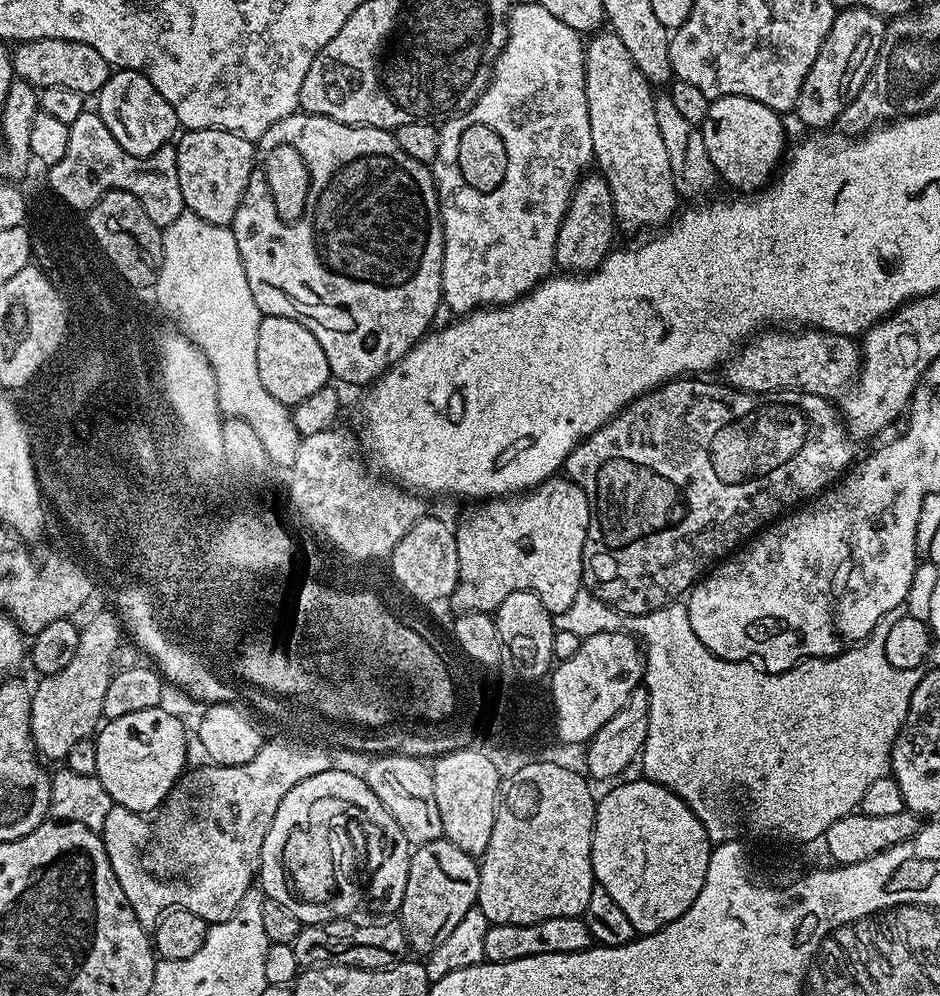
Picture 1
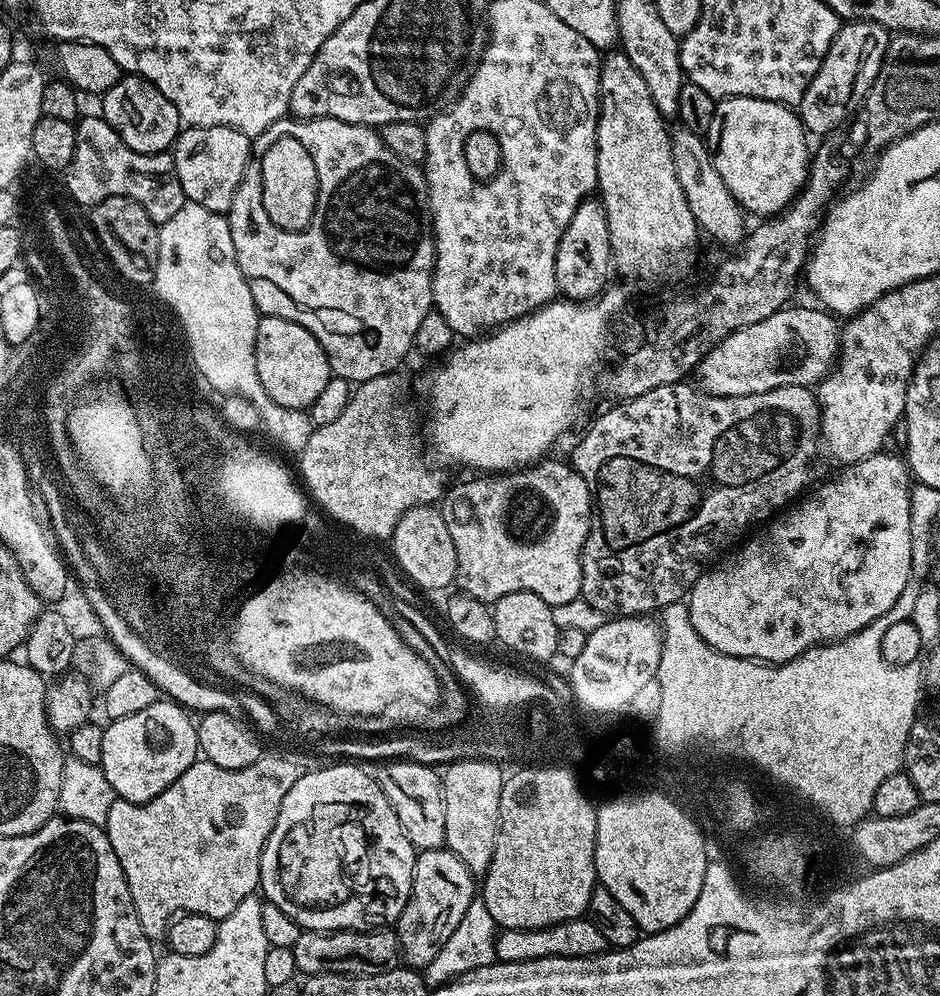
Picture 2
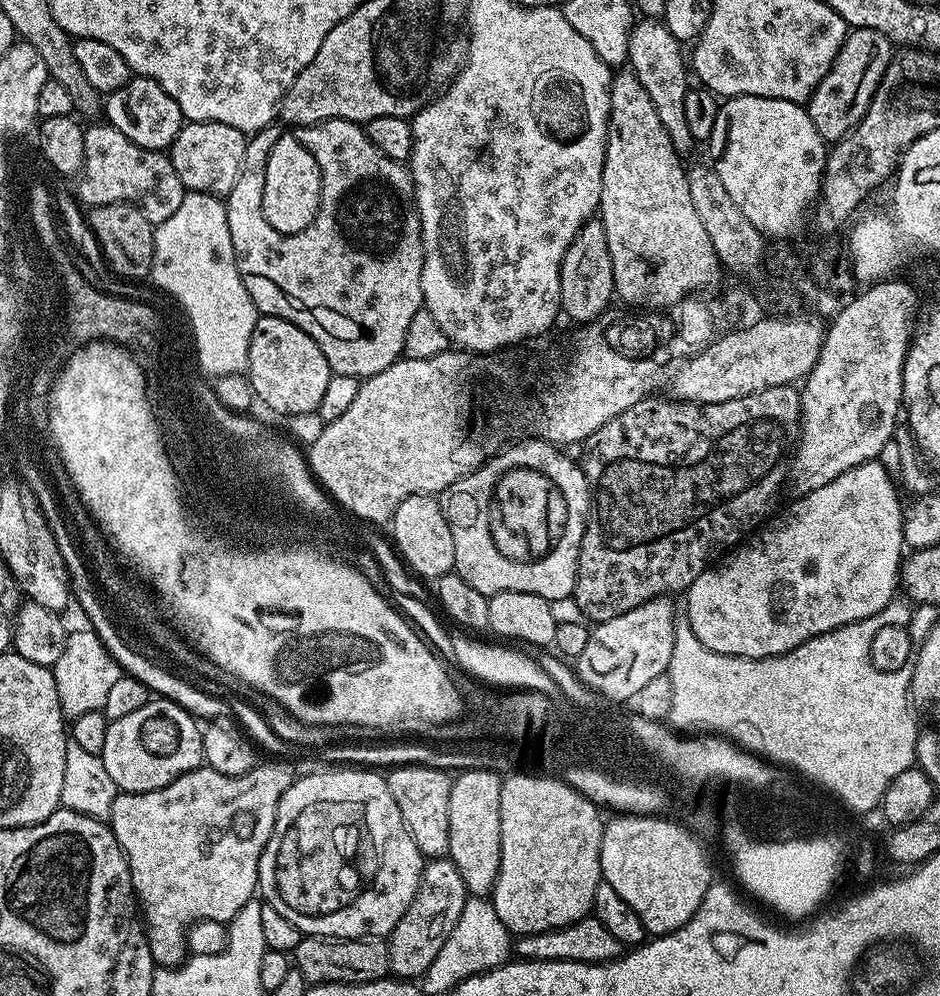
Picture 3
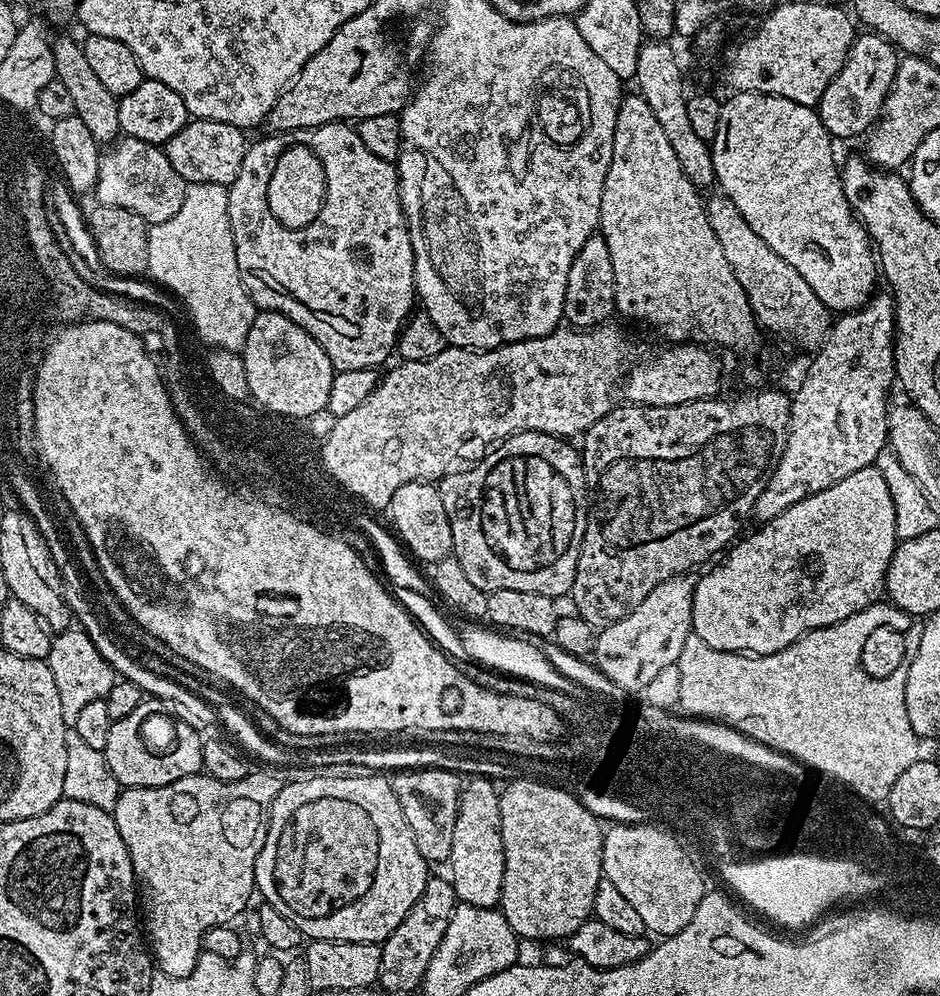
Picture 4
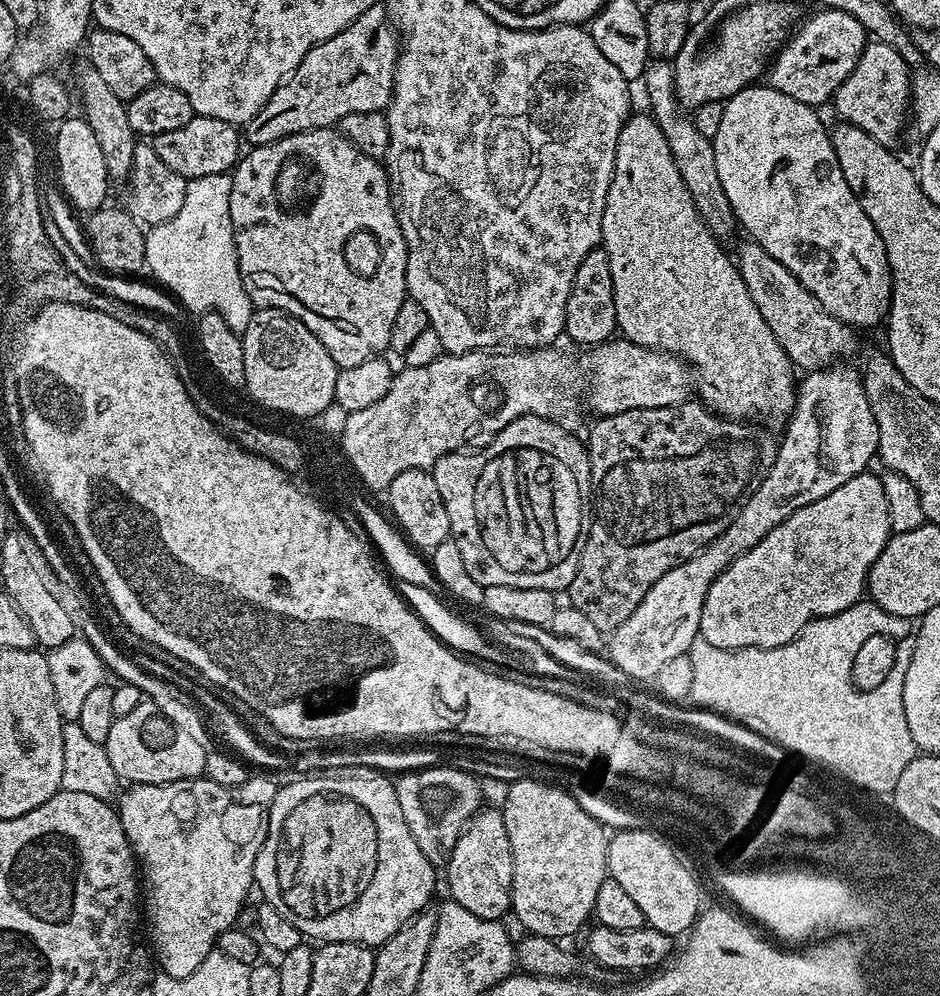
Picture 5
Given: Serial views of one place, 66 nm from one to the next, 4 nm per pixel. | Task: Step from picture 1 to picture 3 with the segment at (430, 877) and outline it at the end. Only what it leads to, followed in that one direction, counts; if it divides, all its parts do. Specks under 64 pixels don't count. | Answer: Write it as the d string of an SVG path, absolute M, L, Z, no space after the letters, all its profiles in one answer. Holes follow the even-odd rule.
M432 858L425 863L424 873L420 875L420 885L414 894L414 902L402 914L398 926L394 926L386 943L390 954L390 972L396 978L420 978L425 970L438 958L438 950L442 950L446 938L450 938L450 930L458 926L458 918L462 914L462 906L470 893L462 882L462 874L448 858Z

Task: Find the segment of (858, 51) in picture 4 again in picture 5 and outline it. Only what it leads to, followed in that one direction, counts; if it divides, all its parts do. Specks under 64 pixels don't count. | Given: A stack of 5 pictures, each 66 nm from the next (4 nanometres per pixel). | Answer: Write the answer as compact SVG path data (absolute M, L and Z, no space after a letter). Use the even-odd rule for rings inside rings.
M869 42L864 45L862 58L858 66L850 70L850 78L838 86L834 97L836 112L845 124L857 124L870 138L882 142L882 146L892 148L899 138L900 131L905 131L906 121L910 116L912 98L912 76L910 65L894 50L885 44Z

